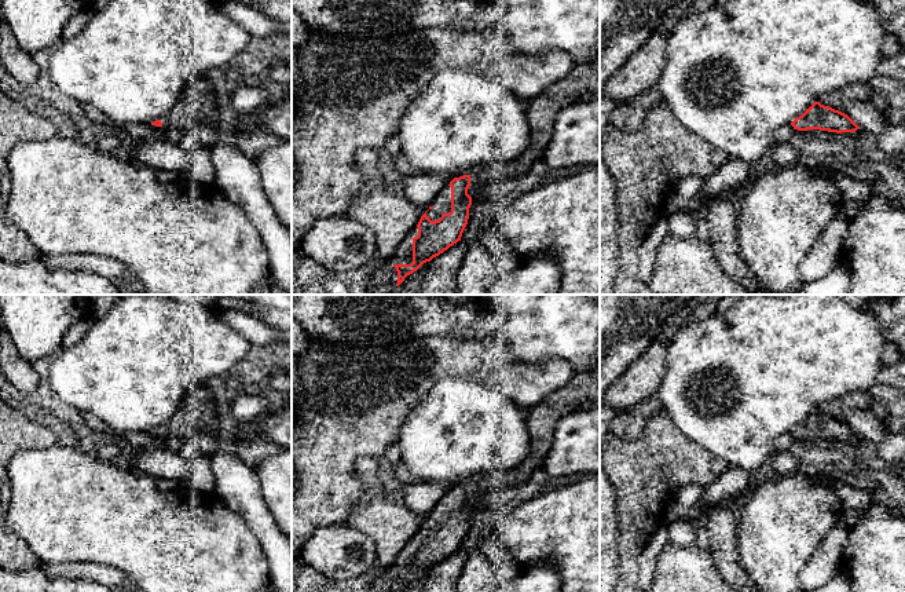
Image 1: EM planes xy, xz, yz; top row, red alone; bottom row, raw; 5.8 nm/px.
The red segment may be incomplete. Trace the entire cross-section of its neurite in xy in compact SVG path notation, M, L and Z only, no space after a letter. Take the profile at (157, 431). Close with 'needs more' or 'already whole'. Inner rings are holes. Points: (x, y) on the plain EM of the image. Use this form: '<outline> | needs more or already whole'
M201 385L180 402L169 423L151 434L186 438L213 432L219 427L217 408L209 387Z | needs more

